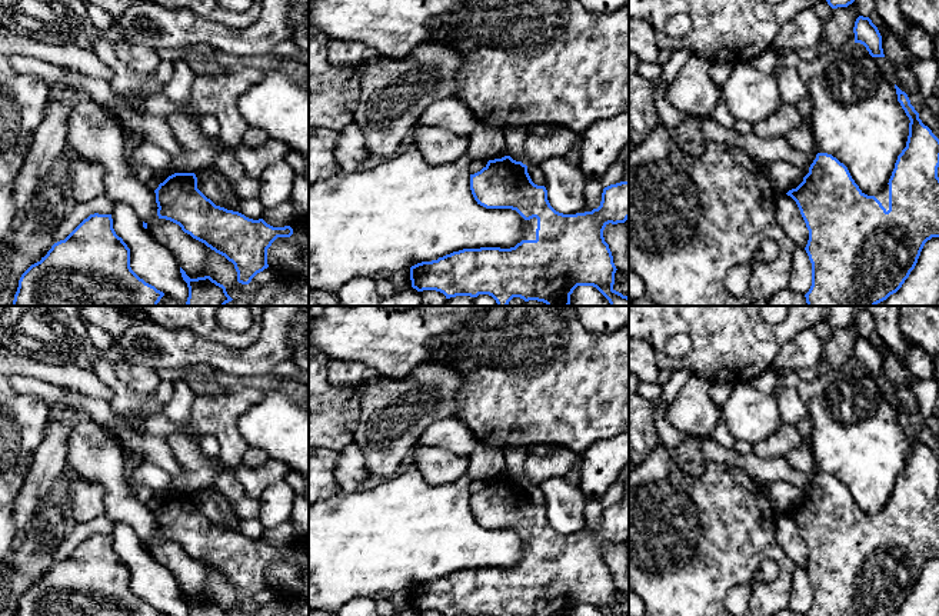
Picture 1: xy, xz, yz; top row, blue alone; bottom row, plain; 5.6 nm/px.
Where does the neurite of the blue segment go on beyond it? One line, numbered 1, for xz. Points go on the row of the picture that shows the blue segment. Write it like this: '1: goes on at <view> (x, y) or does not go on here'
1: goes on at xz (529, 233)

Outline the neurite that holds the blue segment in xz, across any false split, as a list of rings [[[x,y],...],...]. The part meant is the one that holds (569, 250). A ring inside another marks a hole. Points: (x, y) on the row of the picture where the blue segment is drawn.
[[[505,156],[489,160],[480,172],[470,174],[470,190],[477,204],[486,209],[516,210],[525,226],[523,240],[510,249],[463,249],[437,260],[417,263],[410,267],[413,289],[436,290],[446,299],[489,294],[497,306],[507,306],[513,297],[547,306],[569,306],[577,286],[593,286],[610,306],[629,306],[629,297],[613,289],[617,269],[603,237],[609,223],[625,223],[629,219],[629,180],[605,187],[597,209],[563,214],[550,206],[546,187],[532,182],[527,166]]]

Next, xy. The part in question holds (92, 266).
[[[94,213],[21,274],[13,306],[157,306],[163,296],[131,270],[130,249],[116,234],[111,214]]]

